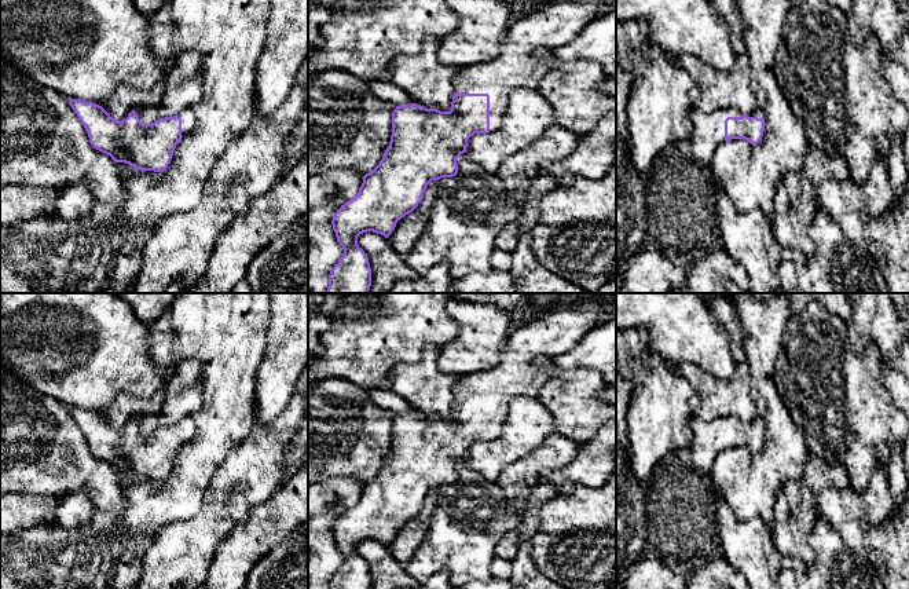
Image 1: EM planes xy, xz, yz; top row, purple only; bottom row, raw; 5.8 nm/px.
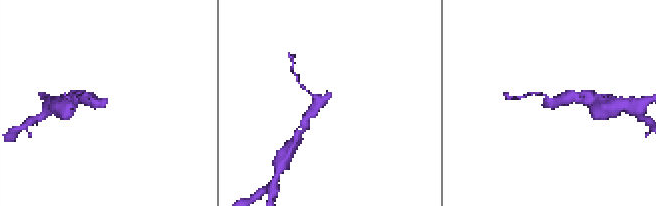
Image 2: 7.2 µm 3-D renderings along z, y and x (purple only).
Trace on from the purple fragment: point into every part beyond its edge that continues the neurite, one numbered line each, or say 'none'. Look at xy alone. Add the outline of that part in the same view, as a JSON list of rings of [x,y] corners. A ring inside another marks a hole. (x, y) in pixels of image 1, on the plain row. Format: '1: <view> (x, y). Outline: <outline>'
1: xy (189, 428). Outline: [[[190,416],[182,418],[177,424],[182,427],[182,445],[186,445],[195,436],[197,425]]]

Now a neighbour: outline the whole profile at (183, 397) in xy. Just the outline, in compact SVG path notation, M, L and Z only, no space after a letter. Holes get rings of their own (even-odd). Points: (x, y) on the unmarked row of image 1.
M194 359L184 361L165 385L165 399L155 414L135 417L140 431L151 432L155 428L177 424L191 416L202 405L199 385L201 365Z

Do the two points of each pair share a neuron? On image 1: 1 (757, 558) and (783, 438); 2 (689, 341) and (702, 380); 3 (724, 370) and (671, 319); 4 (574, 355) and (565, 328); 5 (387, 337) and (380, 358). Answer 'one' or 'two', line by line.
1: two
2: two
3: one
4: two
5: one

